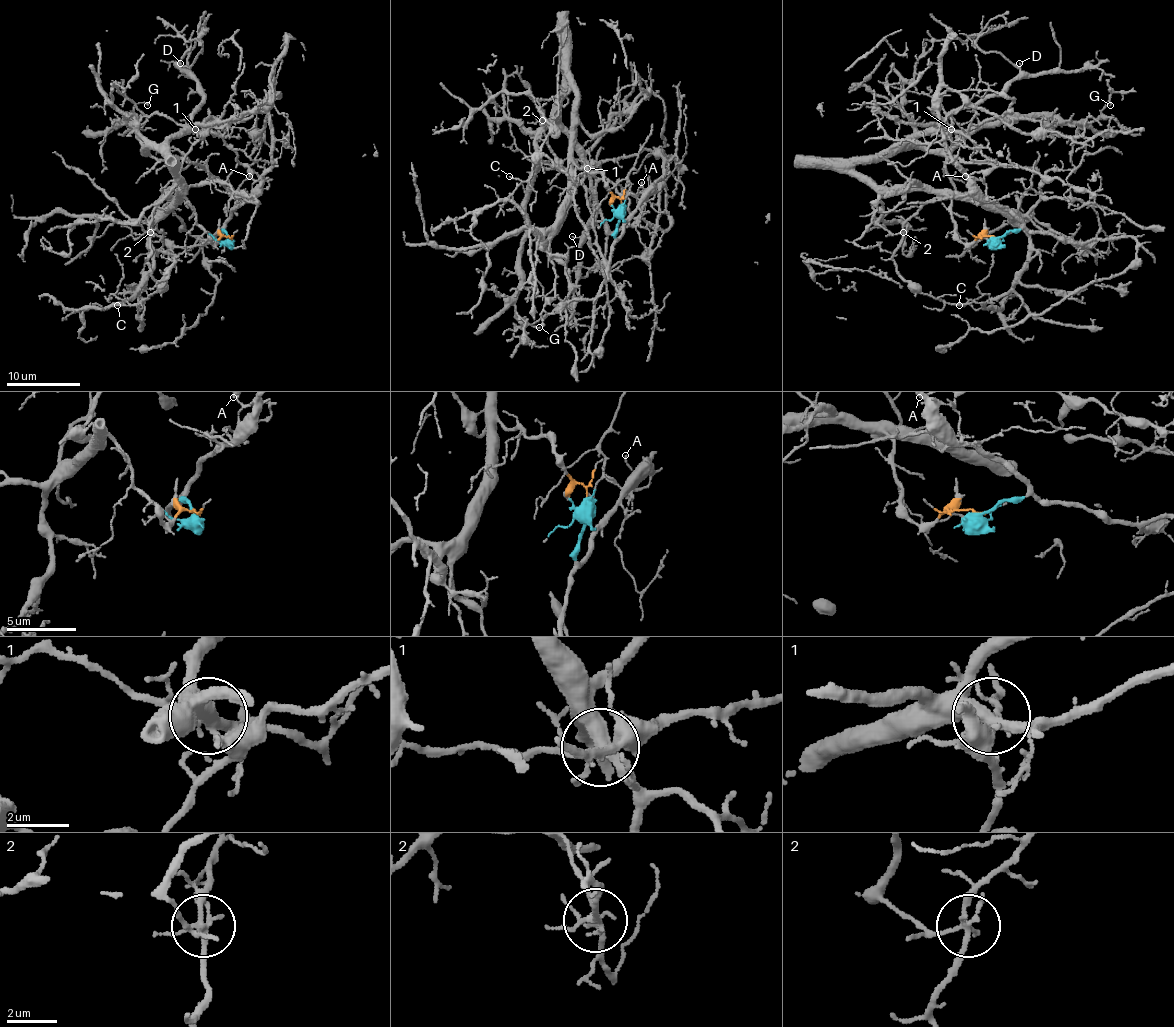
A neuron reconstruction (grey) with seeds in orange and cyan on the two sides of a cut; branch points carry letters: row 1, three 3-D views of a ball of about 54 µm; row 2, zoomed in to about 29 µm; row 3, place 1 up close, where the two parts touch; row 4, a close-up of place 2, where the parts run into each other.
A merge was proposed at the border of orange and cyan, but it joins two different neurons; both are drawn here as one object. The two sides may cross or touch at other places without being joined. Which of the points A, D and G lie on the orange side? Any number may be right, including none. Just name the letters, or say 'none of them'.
A, D, G

